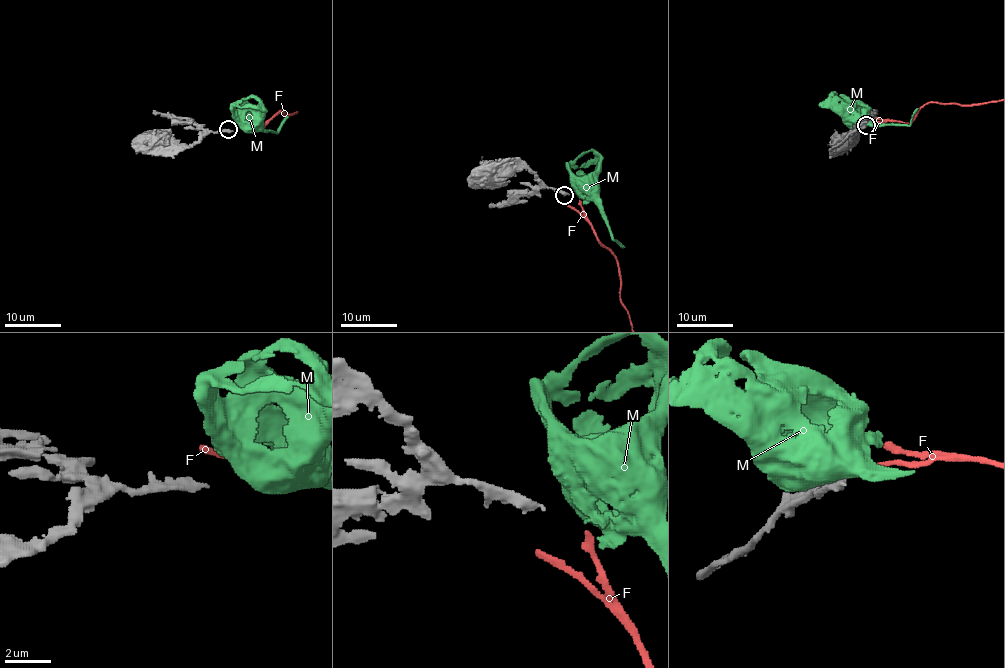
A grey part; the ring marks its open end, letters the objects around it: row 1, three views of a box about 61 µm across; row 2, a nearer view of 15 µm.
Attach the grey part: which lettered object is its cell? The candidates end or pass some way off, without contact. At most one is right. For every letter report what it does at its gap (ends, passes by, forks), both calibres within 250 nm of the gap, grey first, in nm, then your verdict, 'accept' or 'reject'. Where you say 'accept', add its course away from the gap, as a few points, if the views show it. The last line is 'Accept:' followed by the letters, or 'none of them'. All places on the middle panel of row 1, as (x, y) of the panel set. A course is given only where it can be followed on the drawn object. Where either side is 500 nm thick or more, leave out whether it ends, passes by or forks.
F: it ends; calibres 480 and 280 nm; accept
M: calibres 480 and 850 nm; reject
Accept: F

